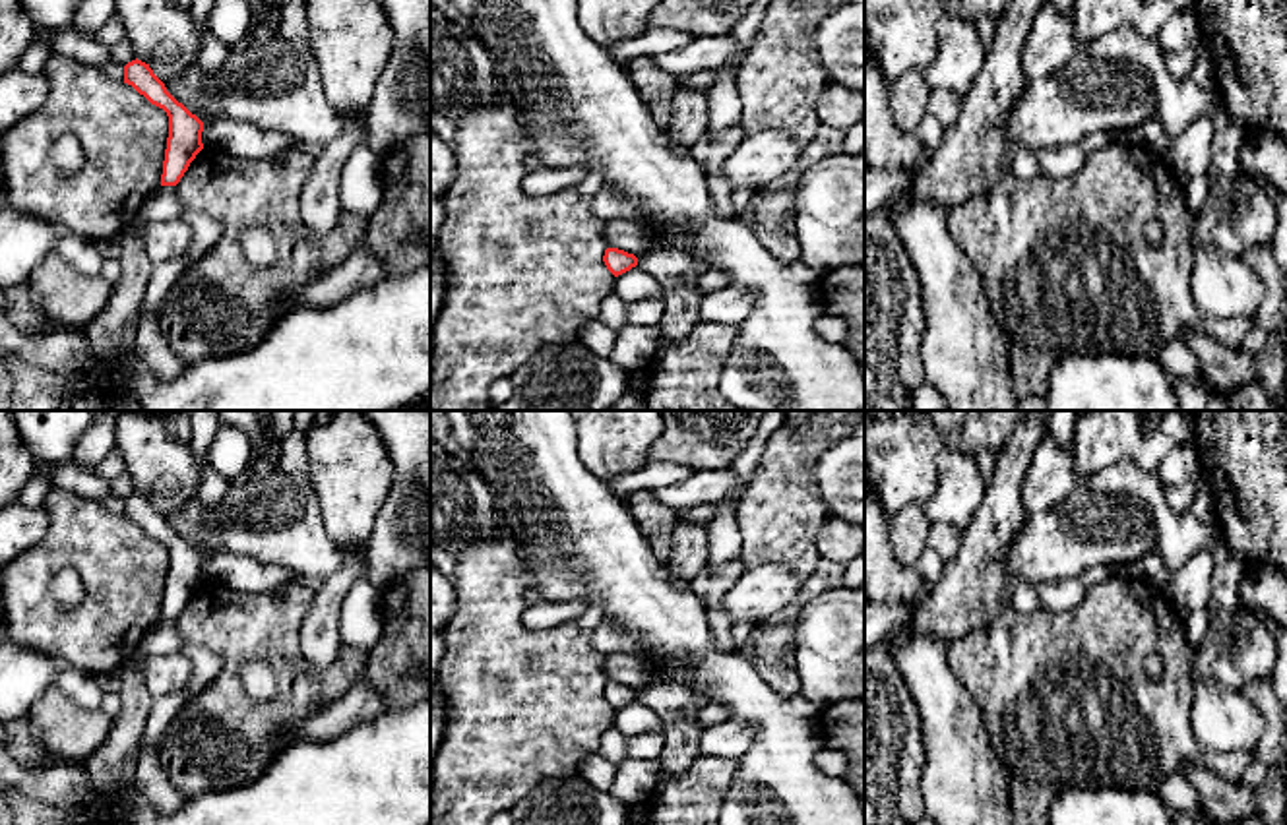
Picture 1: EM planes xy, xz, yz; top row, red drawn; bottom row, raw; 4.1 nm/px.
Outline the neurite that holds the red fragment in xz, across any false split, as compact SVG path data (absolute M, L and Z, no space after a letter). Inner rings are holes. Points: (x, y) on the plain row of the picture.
M607 682L603 695L607 703L618 711L638 699L638 691L618 682Z

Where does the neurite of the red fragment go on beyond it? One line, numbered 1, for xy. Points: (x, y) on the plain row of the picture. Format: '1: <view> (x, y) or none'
1: none

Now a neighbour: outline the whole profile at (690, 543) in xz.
M676 519L673 529L673 552L669 567L673 573L692 581L709 560L709 535L706 525Z

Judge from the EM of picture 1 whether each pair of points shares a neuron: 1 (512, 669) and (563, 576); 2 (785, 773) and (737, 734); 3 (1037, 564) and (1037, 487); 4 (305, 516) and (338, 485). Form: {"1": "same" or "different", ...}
{"1": "different", "2": "different", "3": "different", "4": "different"}

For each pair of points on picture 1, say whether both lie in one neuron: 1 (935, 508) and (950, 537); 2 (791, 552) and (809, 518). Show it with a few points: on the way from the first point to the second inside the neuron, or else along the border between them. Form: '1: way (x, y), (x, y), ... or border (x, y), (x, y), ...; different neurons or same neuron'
1: border (931, 523), (948, 523), (960, 535); different neurons
2: way (791, 545), (791, 535), (801, 525); same neuron

